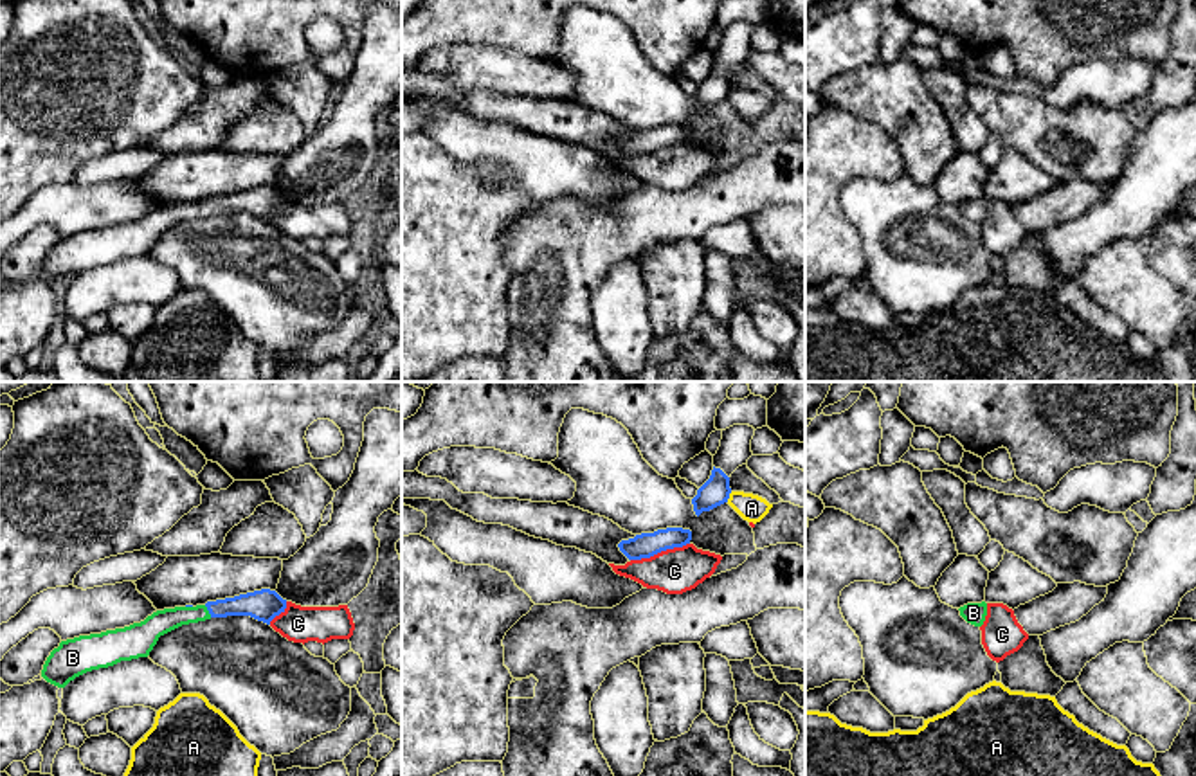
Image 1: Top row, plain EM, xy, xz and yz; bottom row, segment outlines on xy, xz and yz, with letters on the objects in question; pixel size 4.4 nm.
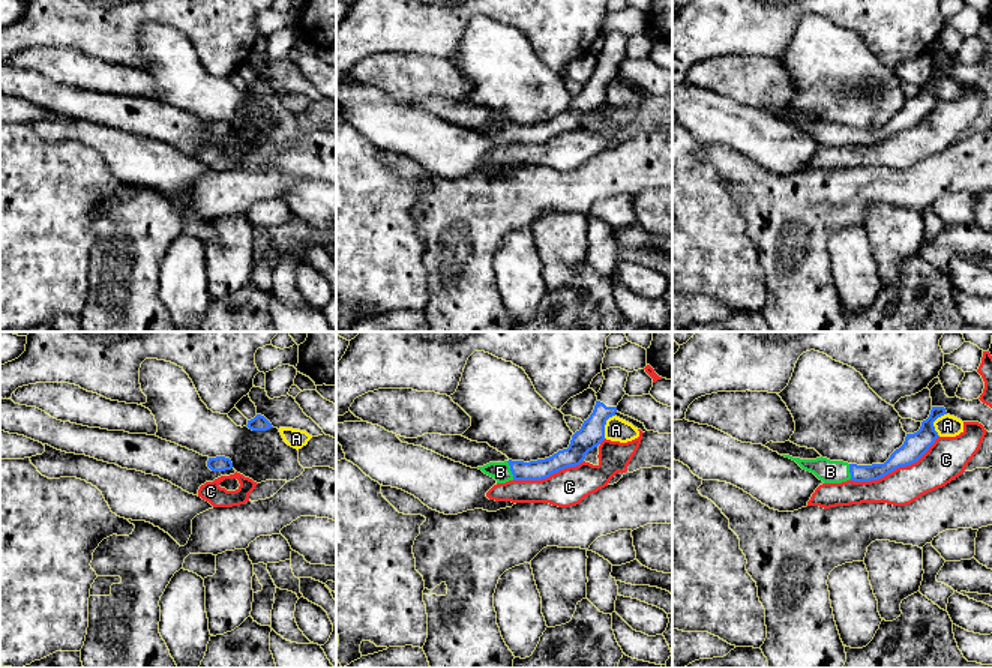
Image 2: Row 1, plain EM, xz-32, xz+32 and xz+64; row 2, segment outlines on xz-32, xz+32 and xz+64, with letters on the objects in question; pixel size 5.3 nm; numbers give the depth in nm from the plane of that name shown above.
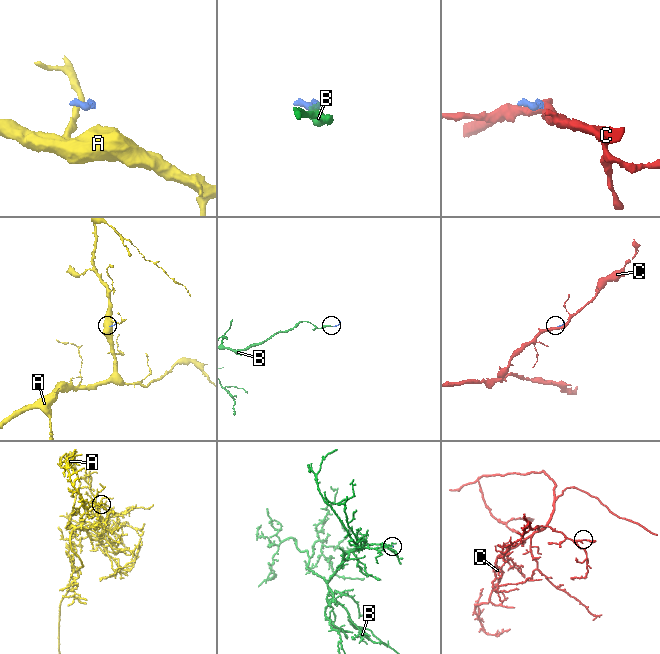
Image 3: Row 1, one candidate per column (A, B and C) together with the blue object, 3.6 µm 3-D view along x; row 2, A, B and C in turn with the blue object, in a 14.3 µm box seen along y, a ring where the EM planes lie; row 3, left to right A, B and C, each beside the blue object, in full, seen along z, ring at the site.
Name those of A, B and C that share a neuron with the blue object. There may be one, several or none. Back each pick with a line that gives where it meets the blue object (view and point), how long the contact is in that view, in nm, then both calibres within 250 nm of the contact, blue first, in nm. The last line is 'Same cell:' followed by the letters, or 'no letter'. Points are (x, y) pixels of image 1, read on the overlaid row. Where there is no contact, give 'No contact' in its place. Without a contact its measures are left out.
B: Touches blue at xy (208, 609). Shared border 70 nm. Thickness 140 nm (blue) against 110 nm
Same cell: B

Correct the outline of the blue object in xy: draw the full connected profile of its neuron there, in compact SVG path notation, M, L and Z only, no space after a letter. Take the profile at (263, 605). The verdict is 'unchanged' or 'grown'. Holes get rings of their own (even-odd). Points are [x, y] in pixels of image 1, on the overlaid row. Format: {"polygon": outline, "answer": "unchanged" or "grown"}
{"polygon": "M261 589L207 601L205 605L157 610L144 621L124 628L61 641L47 657L41 677L58 688L65 688L86 672L108 668L121 661L148 657L160 636L182 625L227 616L250 616L270 625L285 609L286 600L276 591Z", "answer": "grown"}

